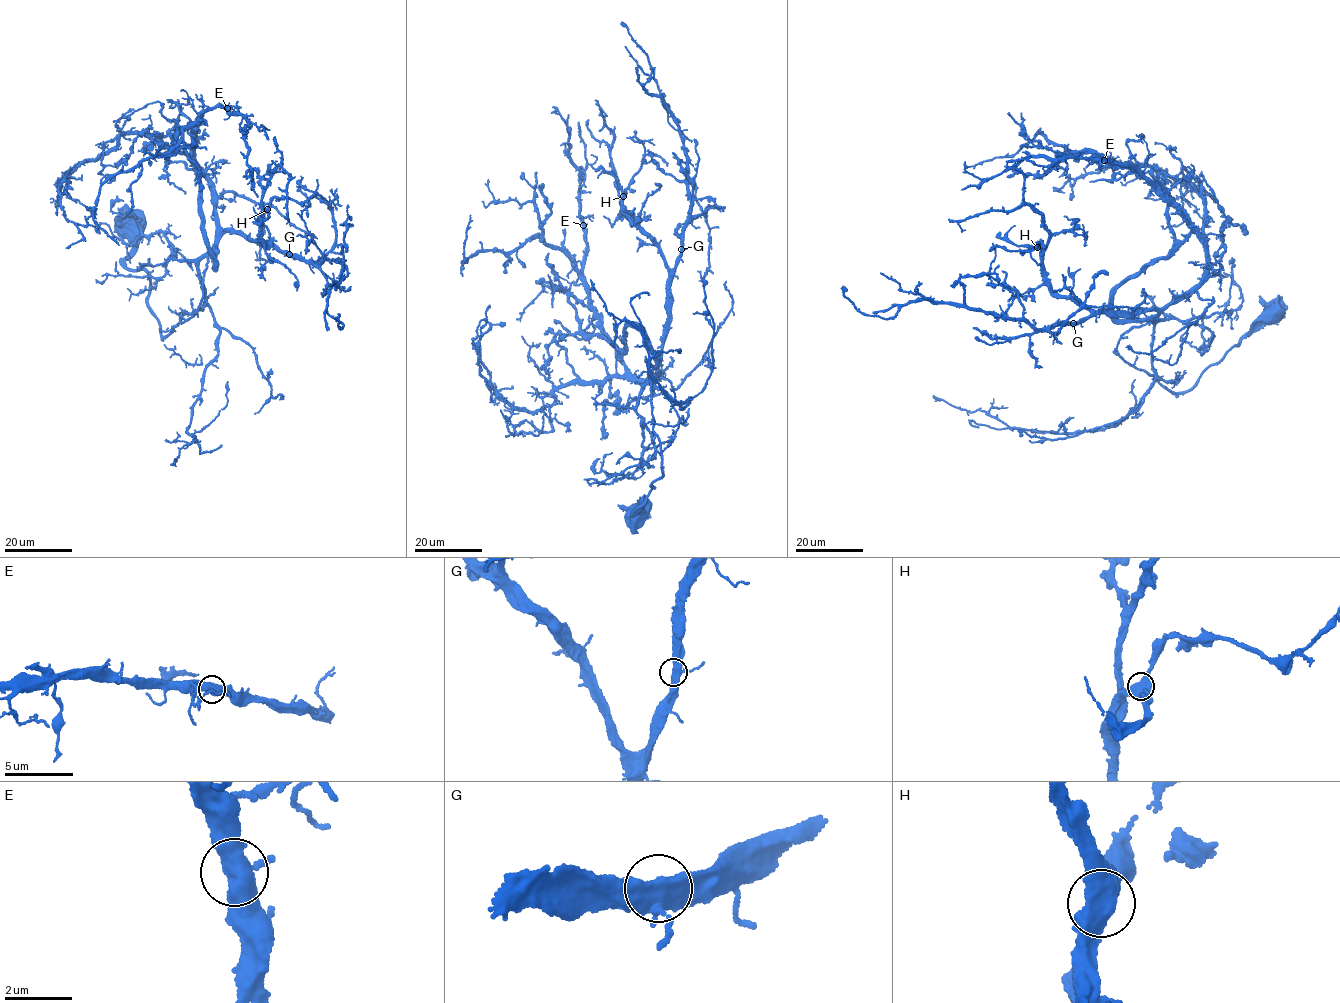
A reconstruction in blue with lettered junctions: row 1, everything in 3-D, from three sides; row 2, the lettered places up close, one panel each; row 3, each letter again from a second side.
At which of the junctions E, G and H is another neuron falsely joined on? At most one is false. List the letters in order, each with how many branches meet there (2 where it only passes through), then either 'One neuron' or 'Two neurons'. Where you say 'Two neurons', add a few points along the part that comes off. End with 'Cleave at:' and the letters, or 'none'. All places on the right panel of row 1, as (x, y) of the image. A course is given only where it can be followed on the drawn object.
E: Branches: 3. One neuron
G: Branches: 3. One neuron
H: Branches: 3. One neuron
Cleave at: none

